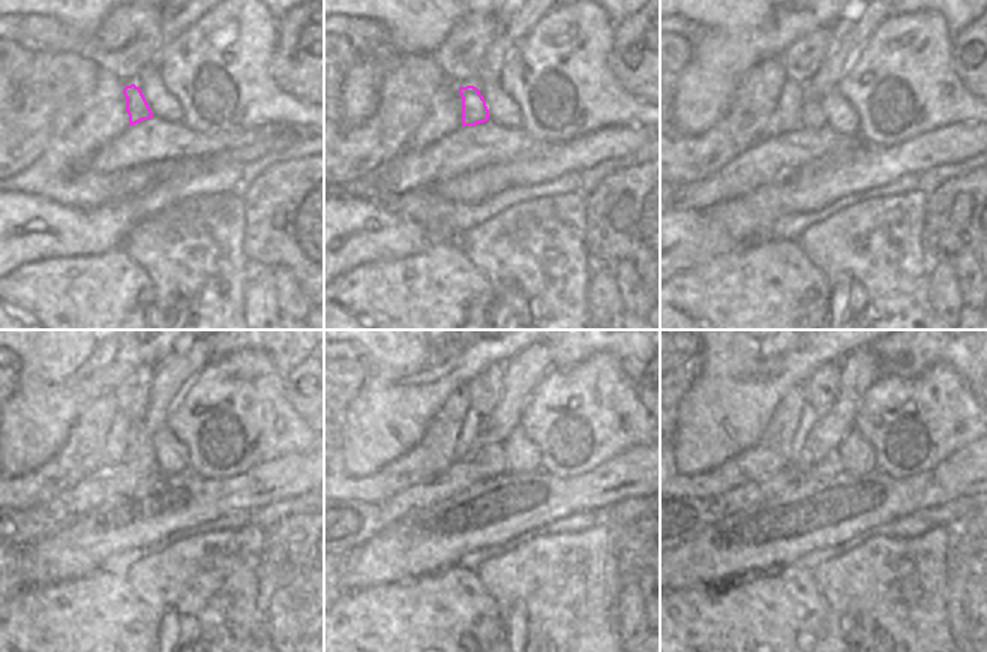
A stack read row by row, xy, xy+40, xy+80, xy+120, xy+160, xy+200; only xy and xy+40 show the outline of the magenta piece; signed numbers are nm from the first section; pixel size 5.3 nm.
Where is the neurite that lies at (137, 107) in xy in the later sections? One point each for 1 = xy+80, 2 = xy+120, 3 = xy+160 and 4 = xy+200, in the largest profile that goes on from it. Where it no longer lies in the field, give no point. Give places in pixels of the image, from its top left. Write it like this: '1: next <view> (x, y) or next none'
1: next xy+80 (812, 114)
2: next xy+120 (143, 456)
3: next xy+160 (492, 462)
4: next xy+200 (831, 465)

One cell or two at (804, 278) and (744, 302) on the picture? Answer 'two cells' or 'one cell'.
one cell

